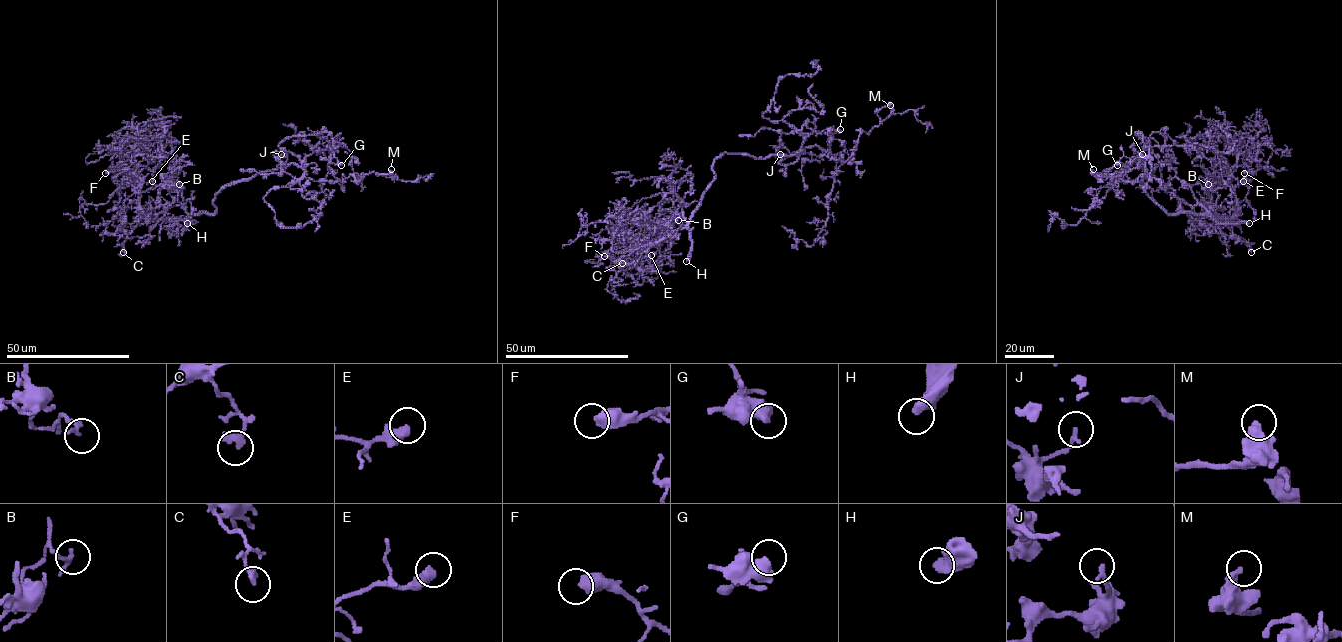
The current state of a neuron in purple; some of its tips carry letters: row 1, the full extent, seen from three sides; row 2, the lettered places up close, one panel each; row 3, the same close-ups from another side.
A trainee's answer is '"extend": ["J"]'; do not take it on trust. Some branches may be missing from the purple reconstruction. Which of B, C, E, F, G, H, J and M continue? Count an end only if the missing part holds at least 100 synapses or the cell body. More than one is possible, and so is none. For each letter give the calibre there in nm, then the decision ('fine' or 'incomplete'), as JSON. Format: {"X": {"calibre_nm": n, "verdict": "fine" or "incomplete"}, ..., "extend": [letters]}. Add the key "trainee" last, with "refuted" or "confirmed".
{"B": {"calibre_nm": 190, "verdict": "fine"}, "C": {"calibre_nm": 300, "verdict": "fine"}, "E": {"calibre_nm": 480, "verdict": "fine"}, "F": {"calibre_nm": 550, "verdict": "fine"}, "G": {"calibre_nm": 550, "verdict": "fine"}, "H": {"calibre_nm": 500, "verdict": "incomplete"}, "J": {"calibre_nm": 190, "verdict": "fine"}, "M": {"calibre_nm": 420, "verdict": "fine"}, "extend": ["H"], "trainee": "refuted"}

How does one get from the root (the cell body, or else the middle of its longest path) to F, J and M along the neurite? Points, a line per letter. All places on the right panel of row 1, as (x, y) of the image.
F: (1143, 178), (1143, 190), (1168, 213), (1232, 218), (1237, 212), (1235, 187), (1254, 172), (1244, 173)
J: (1143, 178), (1145, 172), (1142, 164), (1117, 179), (1123, 170), (1142, 159), (1142, 154)
M: (1143, 178), (1140, 163), (1152, 149), (1139, 132), (1149, 180), (1093, 169)

